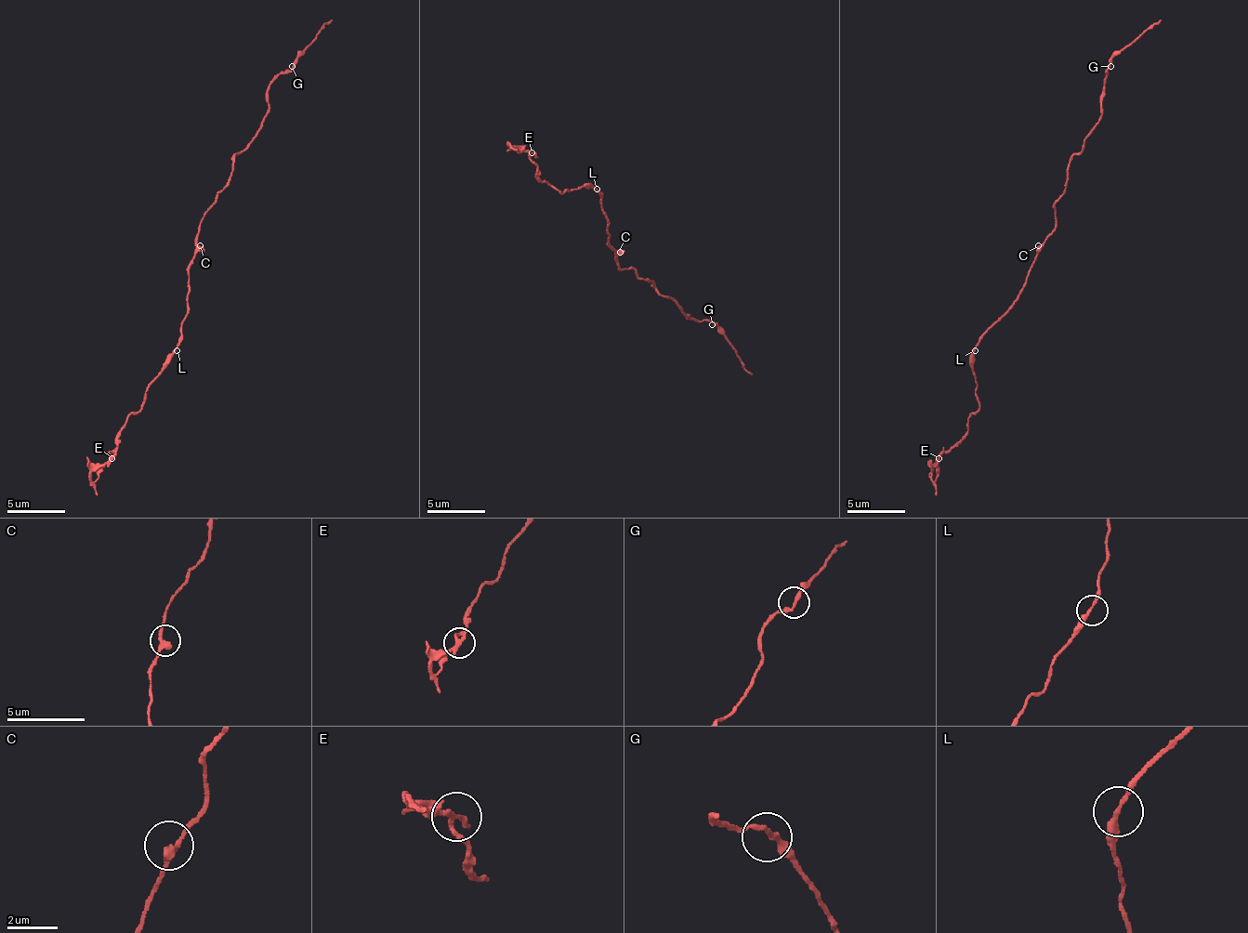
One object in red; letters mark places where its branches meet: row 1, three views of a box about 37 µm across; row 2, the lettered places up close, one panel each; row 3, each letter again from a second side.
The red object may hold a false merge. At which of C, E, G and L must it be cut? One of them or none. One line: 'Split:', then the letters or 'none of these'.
Split: E

